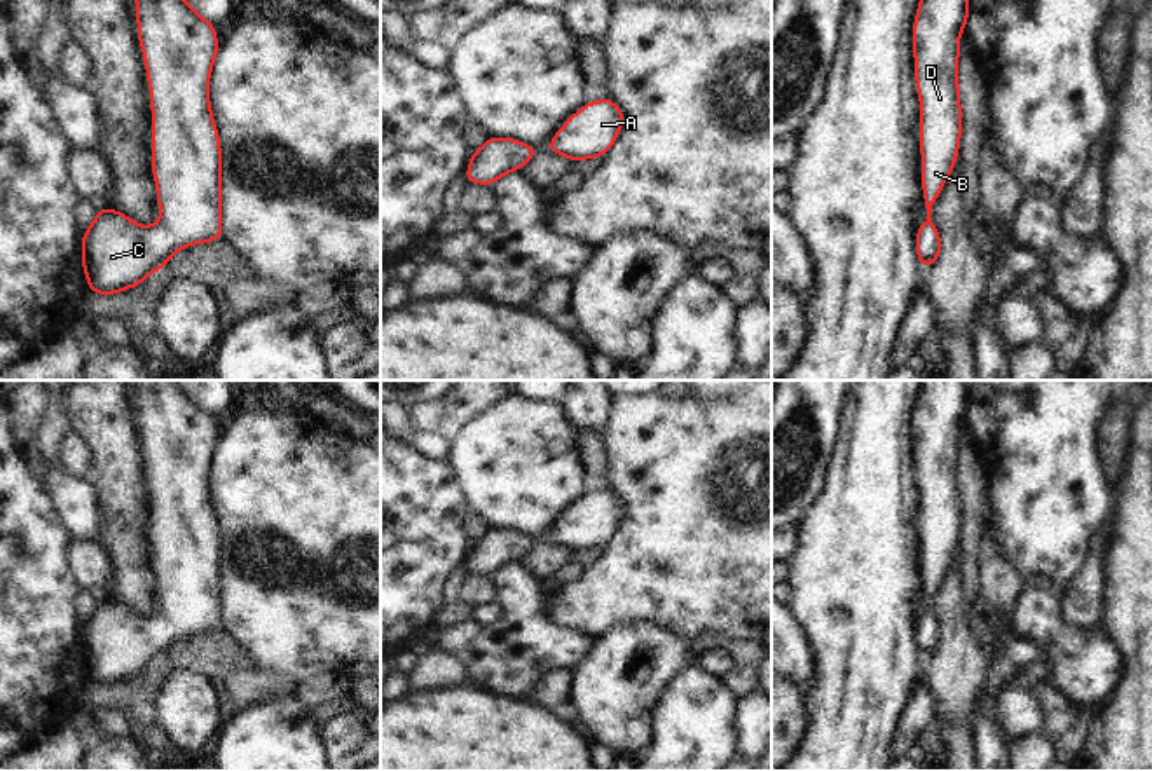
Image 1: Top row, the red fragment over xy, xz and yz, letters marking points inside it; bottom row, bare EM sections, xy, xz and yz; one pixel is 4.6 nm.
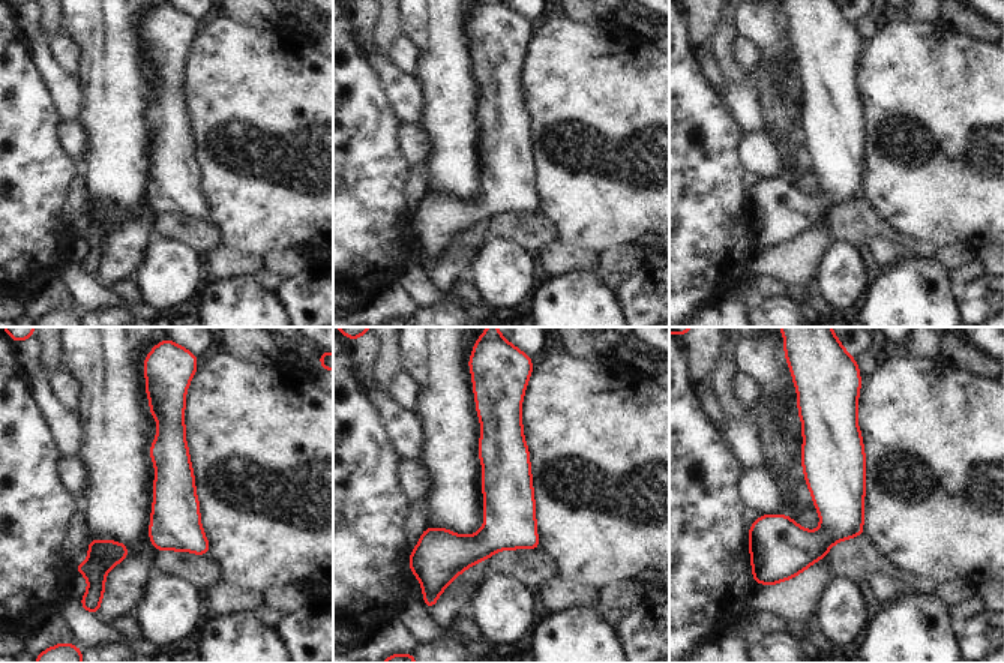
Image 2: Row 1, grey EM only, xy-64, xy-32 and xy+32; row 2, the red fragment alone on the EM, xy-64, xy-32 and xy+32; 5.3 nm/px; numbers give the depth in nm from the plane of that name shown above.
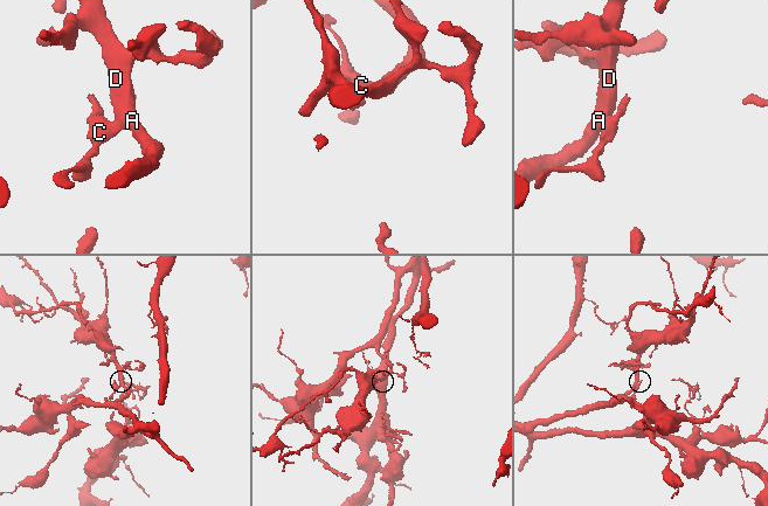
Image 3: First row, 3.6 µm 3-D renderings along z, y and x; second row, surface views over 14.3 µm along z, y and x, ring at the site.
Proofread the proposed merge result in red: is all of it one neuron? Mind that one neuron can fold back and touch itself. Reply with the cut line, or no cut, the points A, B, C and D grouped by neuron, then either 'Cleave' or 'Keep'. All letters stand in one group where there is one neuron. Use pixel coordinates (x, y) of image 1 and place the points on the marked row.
No split. Groups: A B C D. Keep.

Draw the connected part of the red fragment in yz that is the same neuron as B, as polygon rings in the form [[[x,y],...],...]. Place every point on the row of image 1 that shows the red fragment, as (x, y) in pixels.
[[[920,0],[913,28],[916,91],[922,103],[920,148],[927,220],[918,227],[916,256],[930,267],[941,237],[930,222],[932,206],[958,157],[962,106],[958,103],[958,42],[969,0]]]

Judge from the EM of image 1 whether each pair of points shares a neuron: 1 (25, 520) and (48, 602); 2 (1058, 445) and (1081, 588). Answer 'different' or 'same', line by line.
1: same
2: different

